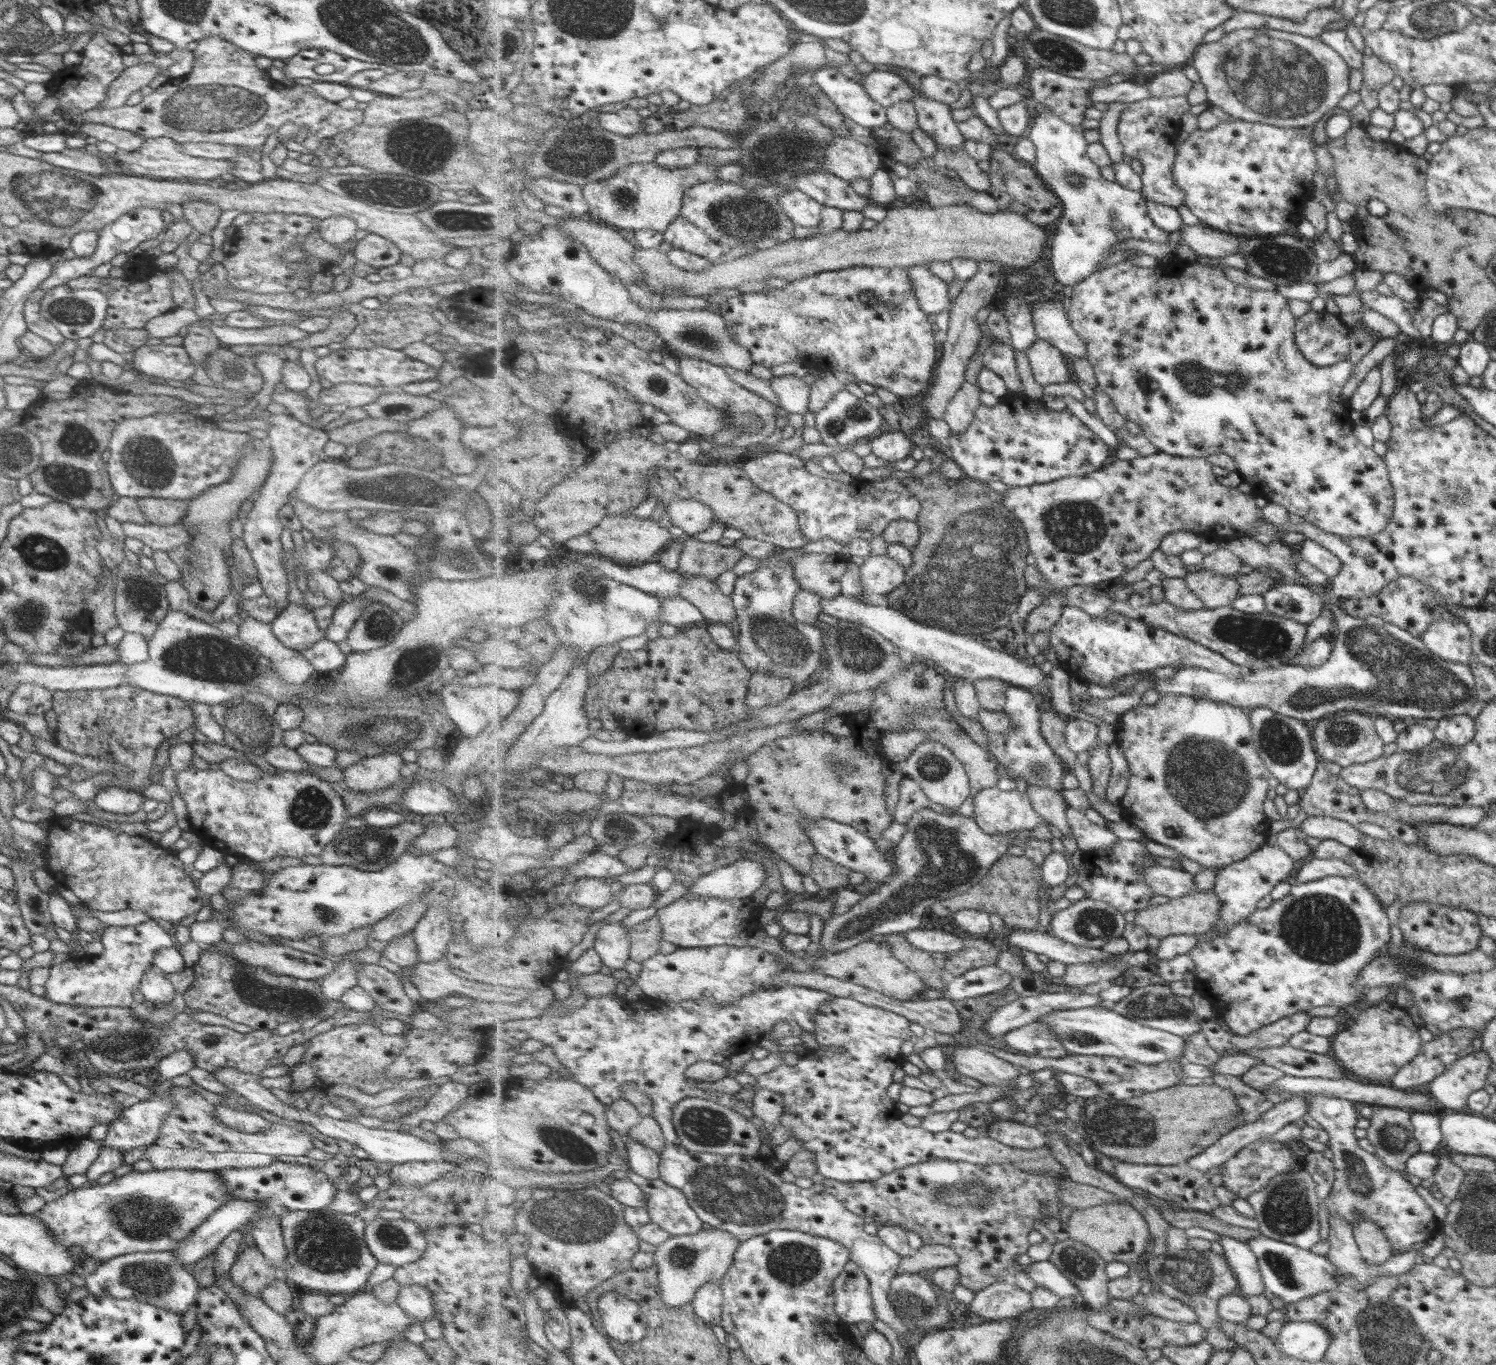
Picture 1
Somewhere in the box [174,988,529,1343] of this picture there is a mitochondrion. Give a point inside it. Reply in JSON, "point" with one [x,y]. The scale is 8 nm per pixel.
{"point":[325,1245]}

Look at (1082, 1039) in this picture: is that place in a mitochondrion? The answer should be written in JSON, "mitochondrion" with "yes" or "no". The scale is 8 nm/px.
{"mitochondrion":"yes"}

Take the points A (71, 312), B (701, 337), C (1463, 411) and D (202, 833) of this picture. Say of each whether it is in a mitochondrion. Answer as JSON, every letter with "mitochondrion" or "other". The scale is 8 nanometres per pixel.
{"A":"mitochondrion","B":"mitochondrion","C":"other","D":"other"}

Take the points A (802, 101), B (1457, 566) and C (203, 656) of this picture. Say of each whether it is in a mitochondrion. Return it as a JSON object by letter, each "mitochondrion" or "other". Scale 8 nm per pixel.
{"A":"mitochondrion","B":"other","C":"mitochondrion"}

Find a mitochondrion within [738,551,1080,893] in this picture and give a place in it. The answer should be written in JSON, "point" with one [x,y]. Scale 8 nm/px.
{"point":[777,643]}

